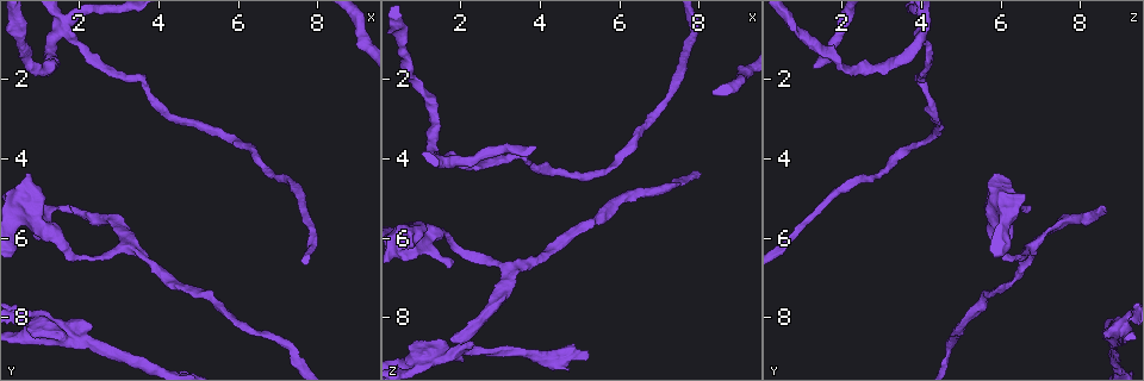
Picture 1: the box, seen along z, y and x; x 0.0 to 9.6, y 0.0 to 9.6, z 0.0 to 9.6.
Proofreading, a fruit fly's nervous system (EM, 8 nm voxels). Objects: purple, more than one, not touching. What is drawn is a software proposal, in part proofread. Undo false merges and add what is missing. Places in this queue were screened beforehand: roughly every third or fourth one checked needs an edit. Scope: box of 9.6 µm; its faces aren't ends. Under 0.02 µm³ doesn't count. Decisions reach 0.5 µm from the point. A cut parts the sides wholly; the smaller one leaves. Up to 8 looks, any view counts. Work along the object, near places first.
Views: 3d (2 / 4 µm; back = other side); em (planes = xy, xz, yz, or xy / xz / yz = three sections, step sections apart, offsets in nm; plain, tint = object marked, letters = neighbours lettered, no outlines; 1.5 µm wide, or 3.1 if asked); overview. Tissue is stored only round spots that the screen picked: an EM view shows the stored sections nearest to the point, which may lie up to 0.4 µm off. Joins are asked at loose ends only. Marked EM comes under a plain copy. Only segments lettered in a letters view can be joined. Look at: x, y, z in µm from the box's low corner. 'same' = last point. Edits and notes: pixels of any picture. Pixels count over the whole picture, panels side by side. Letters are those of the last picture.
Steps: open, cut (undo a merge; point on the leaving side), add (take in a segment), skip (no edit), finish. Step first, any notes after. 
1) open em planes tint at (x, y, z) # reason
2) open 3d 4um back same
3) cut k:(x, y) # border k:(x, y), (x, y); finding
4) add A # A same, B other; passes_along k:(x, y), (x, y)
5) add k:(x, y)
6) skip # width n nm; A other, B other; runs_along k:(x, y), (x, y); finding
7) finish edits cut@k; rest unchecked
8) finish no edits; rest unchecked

open em xy step 4 letters at (1.55, 0.75, 4.00)

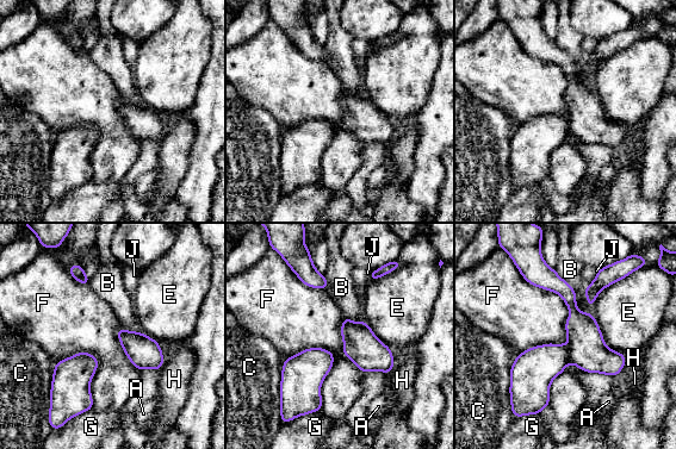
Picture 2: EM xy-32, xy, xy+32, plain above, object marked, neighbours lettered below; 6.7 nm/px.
open em planes letters same

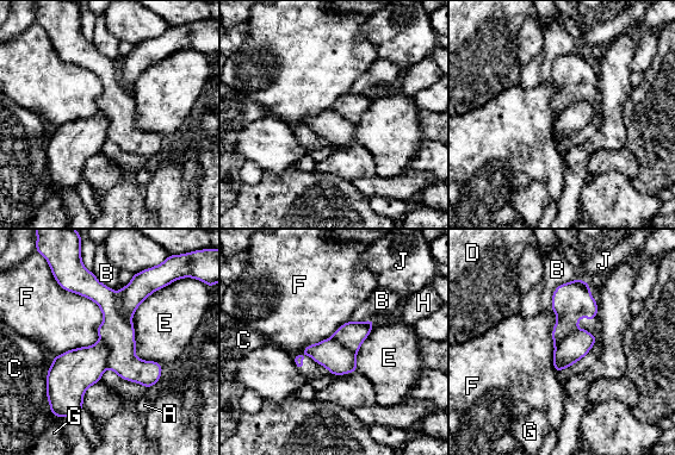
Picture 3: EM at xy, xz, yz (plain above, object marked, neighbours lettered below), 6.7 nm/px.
cut 3:(118, 334) # width 240 nm; A other, B other, C other, D other, E other, F other, G other, H other, J other; two cells meet here

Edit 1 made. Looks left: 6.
open em planes letters at (1.80, 5.20, 8.60) # an open end

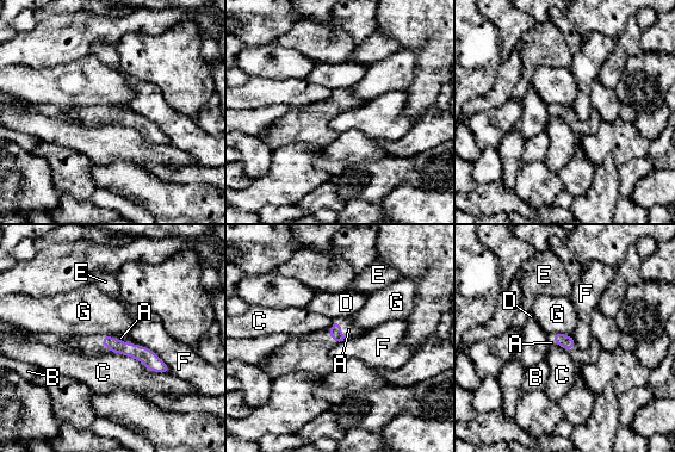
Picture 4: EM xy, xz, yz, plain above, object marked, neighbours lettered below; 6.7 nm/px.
add A # A same, B other, C other, D other, E other, F other, G other; passes_along 4:(148, 358), (119, 340), (121, 338); it goes on there

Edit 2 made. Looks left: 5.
open 3d 4um at (2.05, 8.55, 8.90) # calibre changes

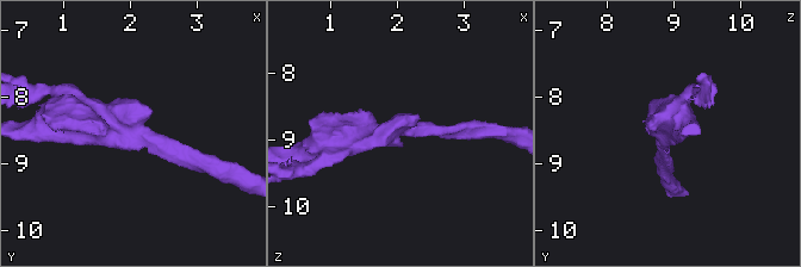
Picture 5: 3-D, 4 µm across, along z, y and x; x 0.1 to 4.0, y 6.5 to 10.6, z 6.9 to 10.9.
open em planes tint at (2.10, 8.50, 8.90) # arm_widths 190, 440 nm; now the EM

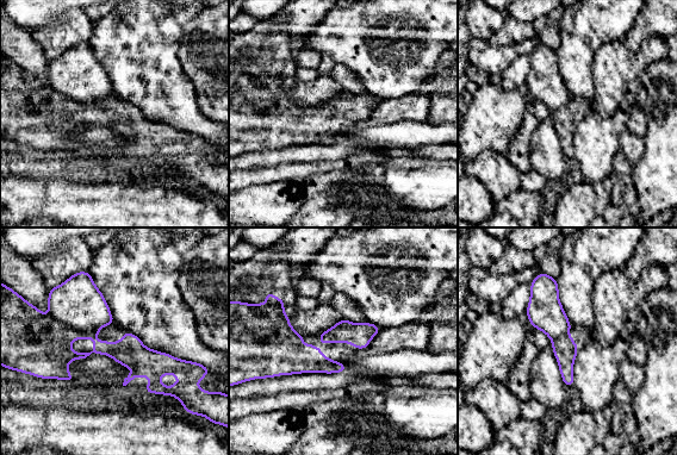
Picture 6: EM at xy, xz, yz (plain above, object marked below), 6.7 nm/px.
open em planes letters same # see the neighbours

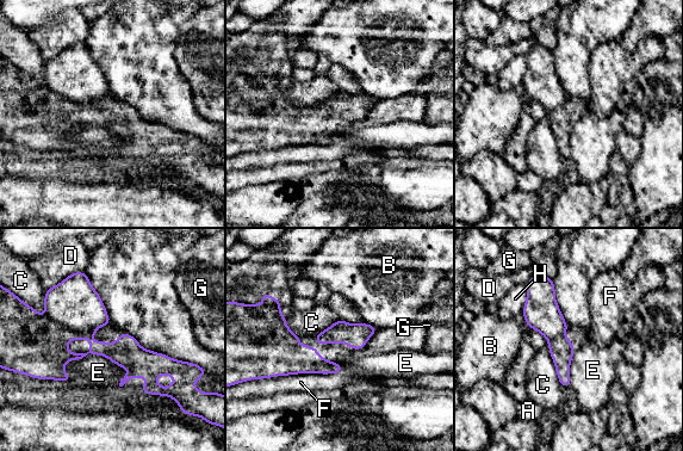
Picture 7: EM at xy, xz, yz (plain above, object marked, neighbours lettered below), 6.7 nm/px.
cut 7:(74, 303) # A other, B other, C other, D other, E other, F other, G other, H other; two cells meet here

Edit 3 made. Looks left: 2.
finish edits cut@3, add@4, cut@7; rest unchecked

